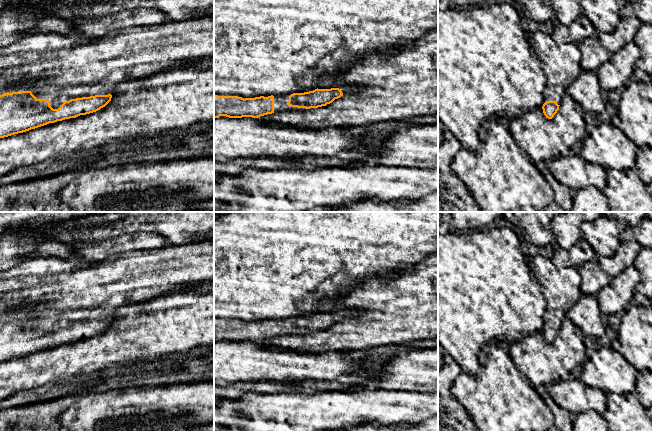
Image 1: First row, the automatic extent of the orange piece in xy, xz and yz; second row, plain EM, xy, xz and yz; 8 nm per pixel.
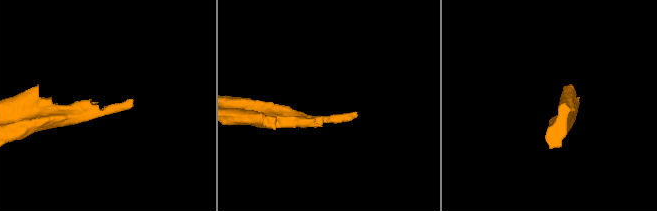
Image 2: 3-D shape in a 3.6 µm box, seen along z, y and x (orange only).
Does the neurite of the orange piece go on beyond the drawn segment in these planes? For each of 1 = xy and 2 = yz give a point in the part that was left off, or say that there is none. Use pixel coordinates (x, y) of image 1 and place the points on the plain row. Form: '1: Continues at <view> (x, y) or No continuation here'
1: Continues at xy (62, 291)
2: Continues at yz (561, 287)

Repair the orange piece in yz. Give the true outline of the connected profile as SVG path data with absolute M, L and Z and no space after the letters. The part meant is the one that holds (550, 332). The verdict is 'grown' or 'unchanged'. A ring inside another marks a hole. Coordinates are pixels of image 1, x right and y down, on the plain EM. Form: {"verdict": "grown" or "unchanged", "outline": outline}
{"verdict": "grown", "outline": "M539 254L528 259L534 278L541 284L547 303L543 315L543 337L552 343L559 334L562 320L582 295L581 276L574 267L558 269L552 259Z"}

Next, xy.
{"verdict": "grown", "outline": "M213 238L187 244L168 244L158 249L127 251L97 262L57 257L25 258L0 271L0 362L96 336L111 325L111 316L121 307L145 303L208 281L214 281ZM21 303L31 303L33 311L11 311Z"}

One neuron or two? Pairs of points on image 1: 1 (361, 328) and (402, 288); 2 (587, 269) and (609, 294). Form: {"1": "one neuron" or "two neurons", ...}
{"1": "one neuron", "2": "two neurons"}

